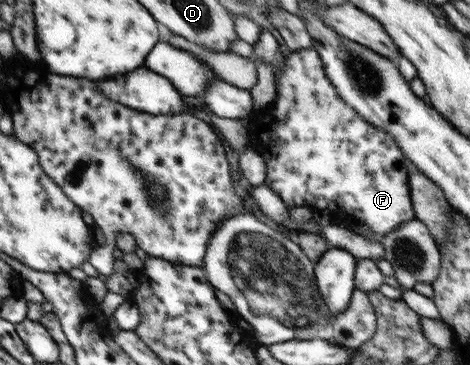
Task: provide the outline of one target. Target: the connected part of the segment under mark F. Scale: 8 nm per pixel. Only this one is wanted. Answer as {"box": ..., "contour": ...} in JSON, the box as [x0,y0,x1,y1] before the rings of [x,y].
{"box":[248,48,416,238],"contour":[[[314,48],[300,49],[292,51],[288,57],[286,57],[285,66],[281,71],[274,72],[277,96],[271,103],[272,105],[268,109],[270,117],[272,117],[269,125],[257,125],[252,124],[248,130],[250,133],[250,141],[254,143],[254,149],[262,159],[264,159],[267,167],[267,176],[265,185],[278,195],[278,198],[286,204],[288,207],[297,208],[302,206],[313,207],[318,195],[324,195],[328,197],[330,201],[334,201],[338,209],[342,209],[352,216],[354,220],[360,220],[364,224],[368,225],[370,231],[374,232],[378,238],[394,232],[397,227],[400,227],[406,222],[416,220],[414,217],[414,209],[412,207],[412,199],[410,199],[410,185],[408,185],[408,175],[406,175],[407,158],[397,147],[396,142],[379,127],[374,127],[371,123],[368,123],[363,117],[360,117],[353,107],[350,107],[338,94],[336,88],[332,85],[332,82],[328,79],[326,72],[324,71],[324,64],[320,61],[320,56]]]}

